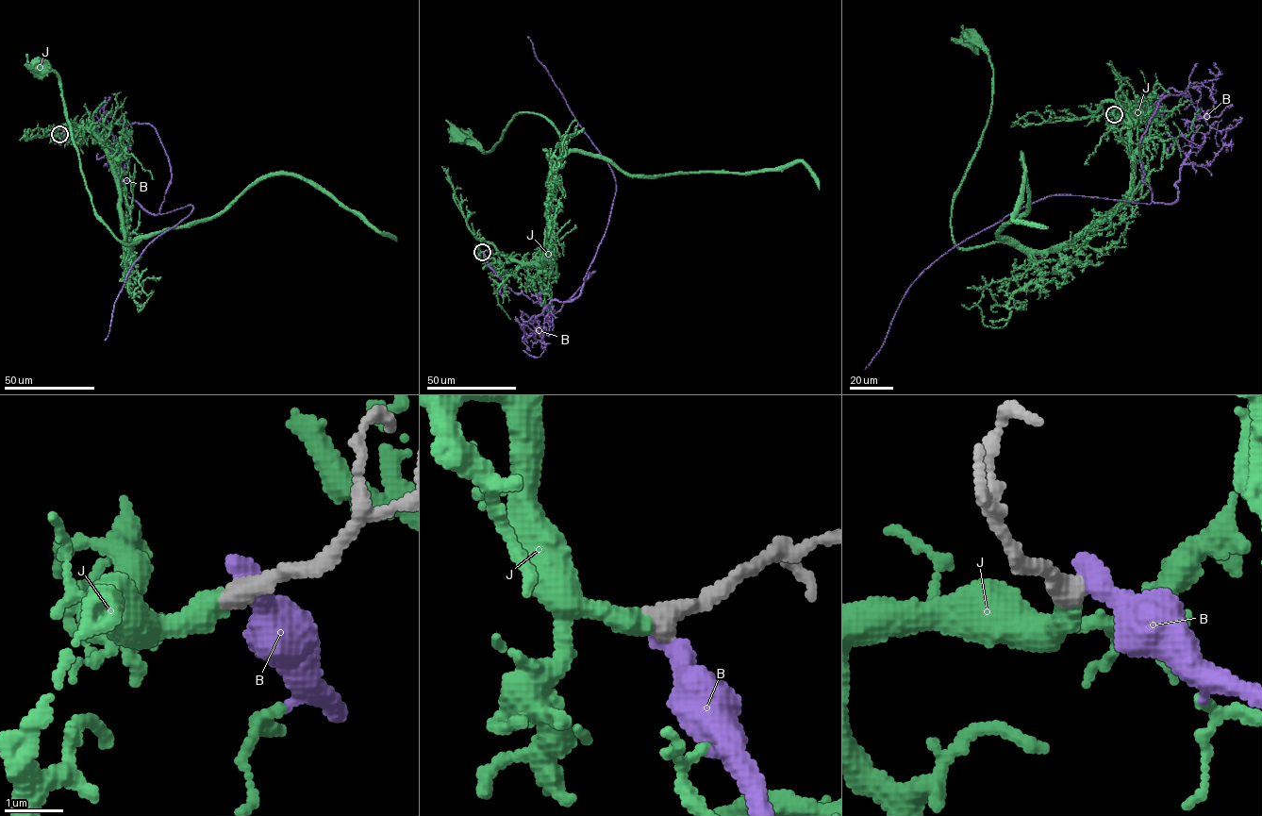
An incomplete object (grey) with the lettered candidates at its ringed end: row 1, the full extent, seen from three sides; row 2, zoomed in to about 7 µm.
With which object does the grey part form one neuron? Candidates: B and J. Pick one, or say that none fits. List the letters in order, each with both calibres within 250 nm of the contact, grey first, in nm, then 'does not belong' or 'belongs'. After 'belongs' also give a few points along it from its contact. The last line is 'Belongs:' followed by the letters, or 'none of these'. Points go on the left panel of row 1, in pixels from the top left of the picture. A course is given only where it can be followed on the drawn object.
B: 400 nm thick on the grey side, 400 nm on the other; does not belong
J: 400 nm thick on the grey side, 420 nm on the other; belongs; it runs (59, 134), (75, 124), (99, 141), (130, 248), (140, 240), (124, 243), (94, 209), (58, 76), (36, 64)
Belongs: J

